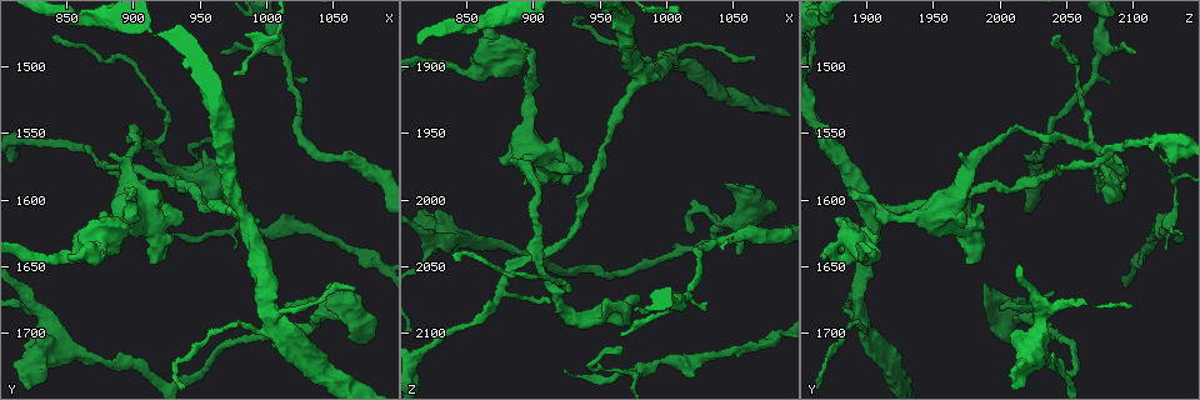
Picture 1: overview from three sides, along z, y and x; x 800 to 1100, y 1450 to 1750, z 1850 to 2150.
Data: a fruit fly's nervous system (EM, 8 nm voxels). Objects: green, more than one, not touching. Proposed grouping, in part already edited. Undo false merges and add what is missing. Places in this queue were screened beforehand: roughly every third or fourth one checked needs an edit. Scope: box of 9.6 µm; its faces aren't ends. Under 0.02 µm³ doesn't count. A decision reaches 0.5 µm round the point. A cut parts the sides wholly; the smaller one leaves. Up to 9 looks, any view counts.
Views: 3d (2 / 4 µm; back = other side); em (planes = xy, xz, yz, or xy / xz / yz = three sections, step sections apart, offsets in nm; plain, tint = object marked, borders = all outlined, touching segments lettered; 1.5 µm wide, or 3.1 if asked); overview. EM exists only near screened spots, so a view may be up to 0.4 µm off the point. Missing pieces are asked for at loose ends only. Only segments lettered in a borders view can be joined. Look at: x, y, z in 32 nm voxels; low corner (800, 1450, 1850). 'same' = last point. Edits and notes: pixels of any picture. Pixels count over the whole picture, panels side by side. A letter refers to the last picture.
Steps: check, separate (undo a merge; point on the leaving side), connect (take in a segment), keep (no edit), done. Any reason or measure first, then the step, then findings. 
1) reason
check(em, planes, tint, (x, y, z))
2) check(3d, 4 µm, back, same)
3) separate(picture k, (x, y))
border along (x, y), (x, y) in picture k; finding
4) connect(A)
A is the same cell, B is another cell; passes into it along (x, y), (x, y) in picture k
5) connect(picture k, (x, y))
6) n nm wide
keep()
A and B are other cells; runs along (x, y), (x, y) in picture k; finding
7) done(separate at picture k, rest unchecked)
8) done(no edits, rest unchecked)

an open end
check(em, planes, borders, (980, 1588, 2072))

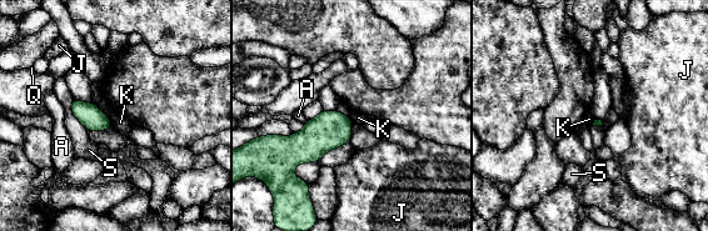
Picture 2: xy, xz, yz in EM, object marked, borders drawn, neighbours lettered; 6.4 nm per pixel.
keep()
A, J, K, Q and S are other cells; border along (109, 119), (113, 127) in picture 2; none of them fits

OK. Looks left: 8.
check(em, xy, step 8, tint, (1048, 1664, 1990))

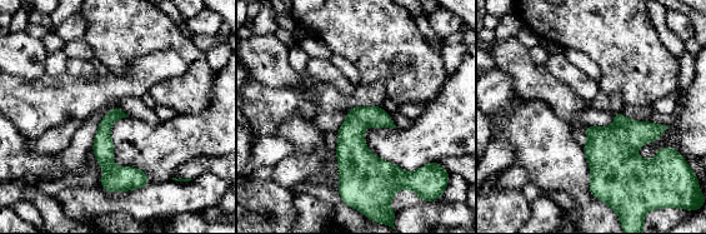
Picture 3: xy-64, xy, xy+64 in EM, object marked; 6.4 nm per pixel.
cut it another way
check(em, planes, borders, same)

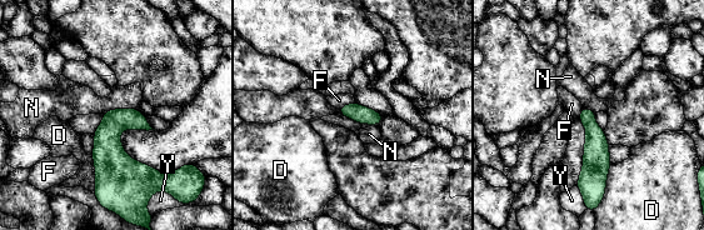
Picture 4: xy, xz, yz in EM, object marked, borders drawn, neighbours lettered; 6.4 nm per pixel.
keep()
D, F, N and Y are other cells; border along (138, 109), (111, 109), (103, 113) in picture 4; no lettered segment goes on from it

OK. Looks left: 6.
abrupt turn
check(em, planes, borders, (976, 1588, 2130))

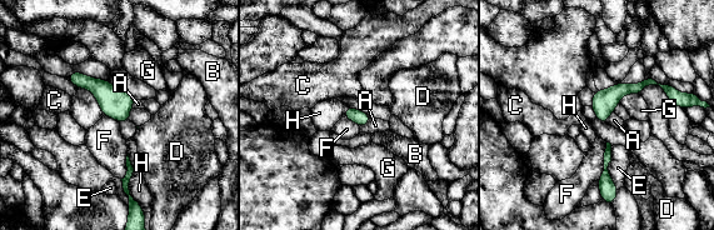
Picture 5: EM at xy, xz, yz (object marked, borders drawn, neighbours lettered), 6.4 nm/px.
keep()
A, B, C, D, E, F, G and H are other cells; runs along (669, 89), (645, 81), (595, 105) in picture 5; continuous, no second cell

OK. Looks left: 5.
tapers out
check(3d, 4 µm, (966, 1488, 2102))

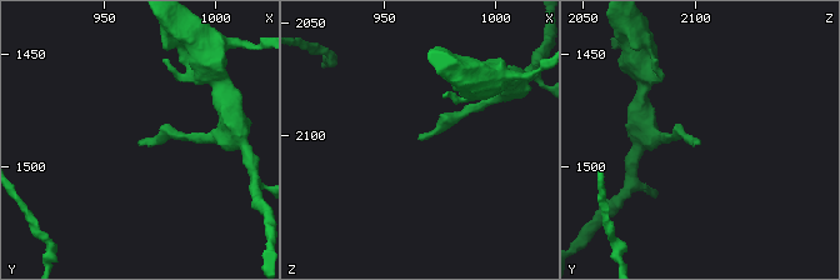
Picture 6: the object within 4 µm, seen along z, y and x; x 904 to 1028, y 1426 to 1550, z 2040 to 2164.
check(em, xz, step 8, plain, (965, 1490, 2100))

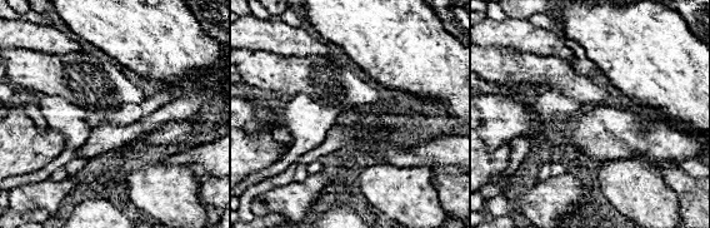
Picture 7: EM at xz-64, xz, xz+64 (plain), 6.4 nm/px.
see the neighbours
check(em, xz, step 8, borders, same)

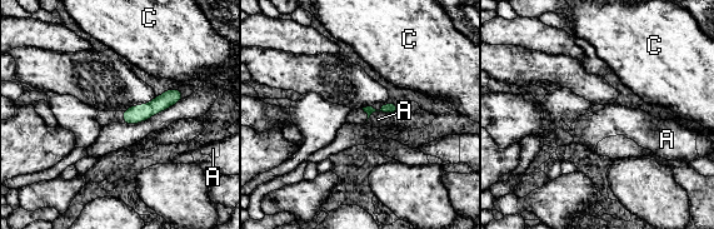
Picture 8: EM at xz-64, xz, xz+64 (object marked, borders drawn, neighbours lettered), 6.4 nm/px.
keep()
A and C are other cells; border along (393, 113), (374, 111), (367, 122) in picture 8; none of them fits

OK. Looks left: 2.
done(no edits, rest unchecked)

